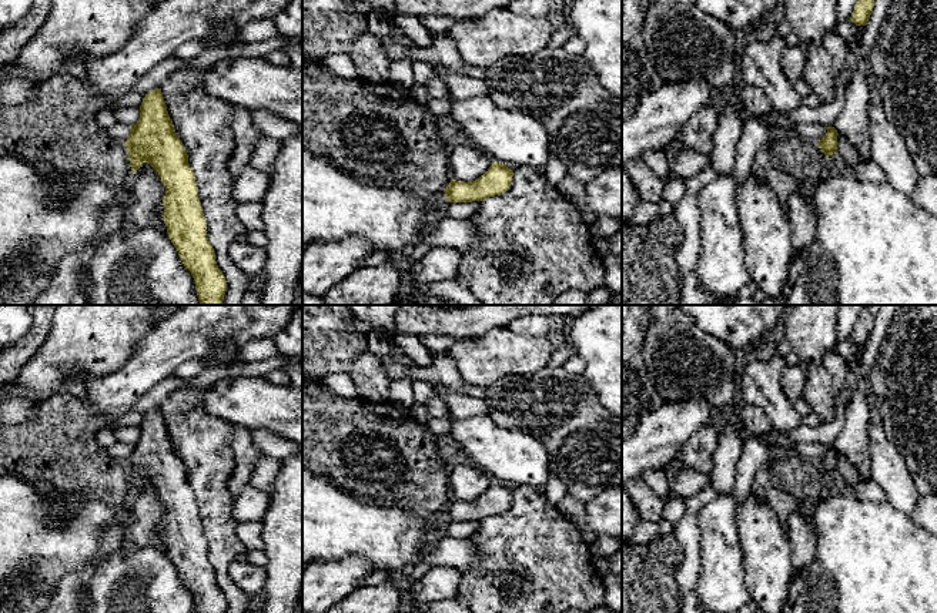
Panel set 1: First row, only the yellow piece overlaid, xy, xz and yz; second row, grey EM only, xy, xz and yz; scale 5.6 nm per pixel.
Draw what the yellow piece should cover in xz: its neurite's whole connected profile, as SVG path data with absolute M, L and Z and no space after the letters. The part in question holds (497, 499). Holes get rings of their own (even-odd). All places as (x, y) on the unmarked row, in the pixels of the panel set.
M493 482L488 490L475 500L451 499L445 516L449 522L472 522L506 512L512 503L513 490L502 482Z

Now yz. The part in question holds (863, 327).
M866 305L854 325L850 339L856 345L866 345L874 326L880 305Z

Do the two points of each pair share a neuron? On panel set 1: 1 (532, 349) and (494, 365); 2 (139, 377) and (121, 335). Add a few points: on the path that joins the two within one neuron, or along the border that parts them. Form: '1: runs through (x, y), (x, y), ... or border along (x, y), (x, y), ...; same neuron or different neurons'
1: runs through (522, 354), (504, 355); same neuron
2: border along (150, 330), (136, 349), (116, 369), (103, 377); different neurons

